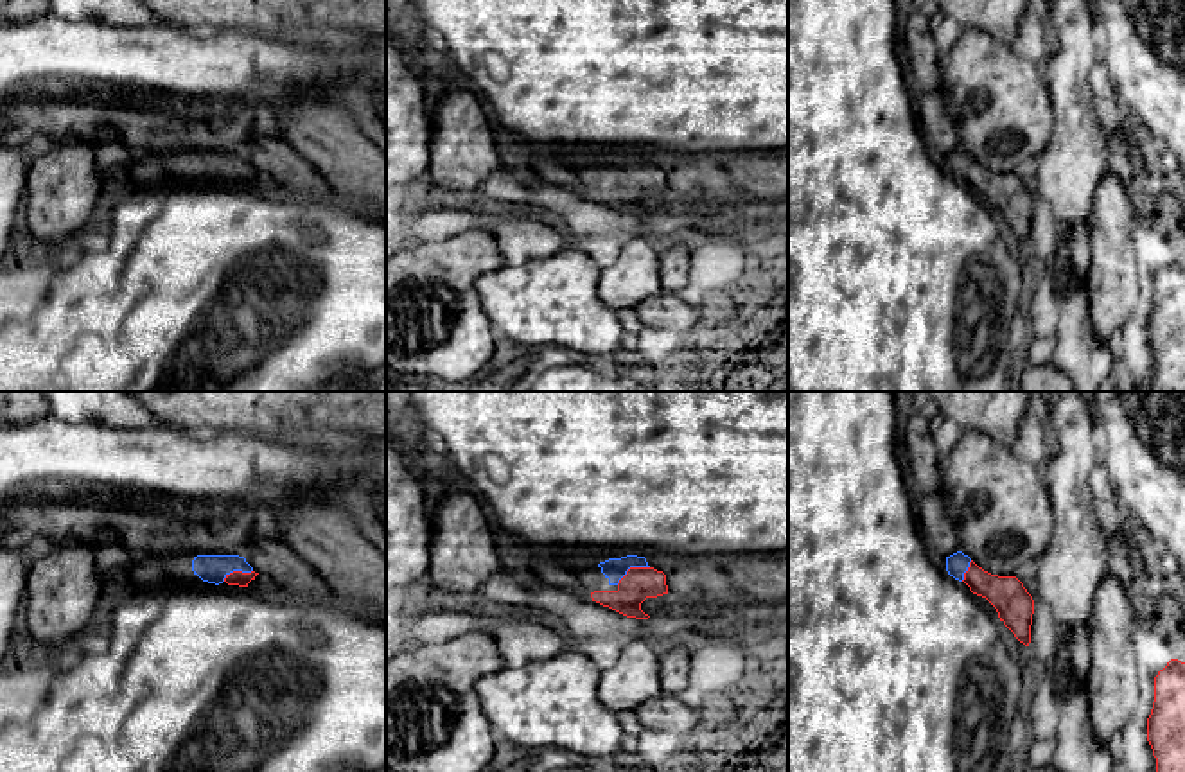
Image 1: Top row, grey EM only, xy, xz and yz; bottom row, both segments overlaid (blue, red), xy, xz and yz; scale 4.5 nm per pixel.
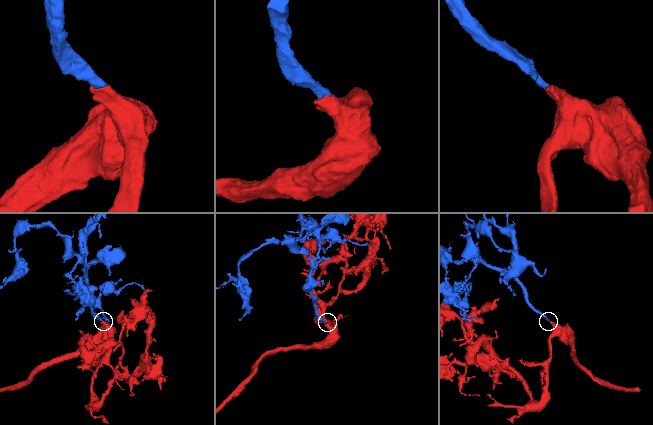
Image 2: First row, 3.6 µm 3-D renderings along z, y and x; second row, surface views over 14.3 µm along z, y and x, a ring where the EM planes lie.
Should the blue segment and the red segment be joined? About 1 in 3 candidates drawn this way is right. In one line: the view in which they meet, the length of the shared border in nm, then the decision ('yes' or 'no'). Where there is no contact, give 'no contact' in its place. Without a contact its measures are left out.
meets blue in xz; contact 170 nm long; yes

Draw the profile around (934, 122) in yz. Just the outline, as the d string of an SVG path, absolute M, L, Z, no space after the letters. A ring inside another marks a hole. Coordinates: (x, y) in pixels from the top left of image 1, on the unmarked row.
M921 92L919 111L916 118L926 144L937 147L944 154L961 149L955 126L944 110L941 93Z

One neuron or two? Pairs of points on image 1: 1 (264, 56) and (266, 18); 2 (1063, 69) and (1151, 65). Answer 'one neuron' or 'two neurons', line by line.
1: two neurons
2: two neurons

